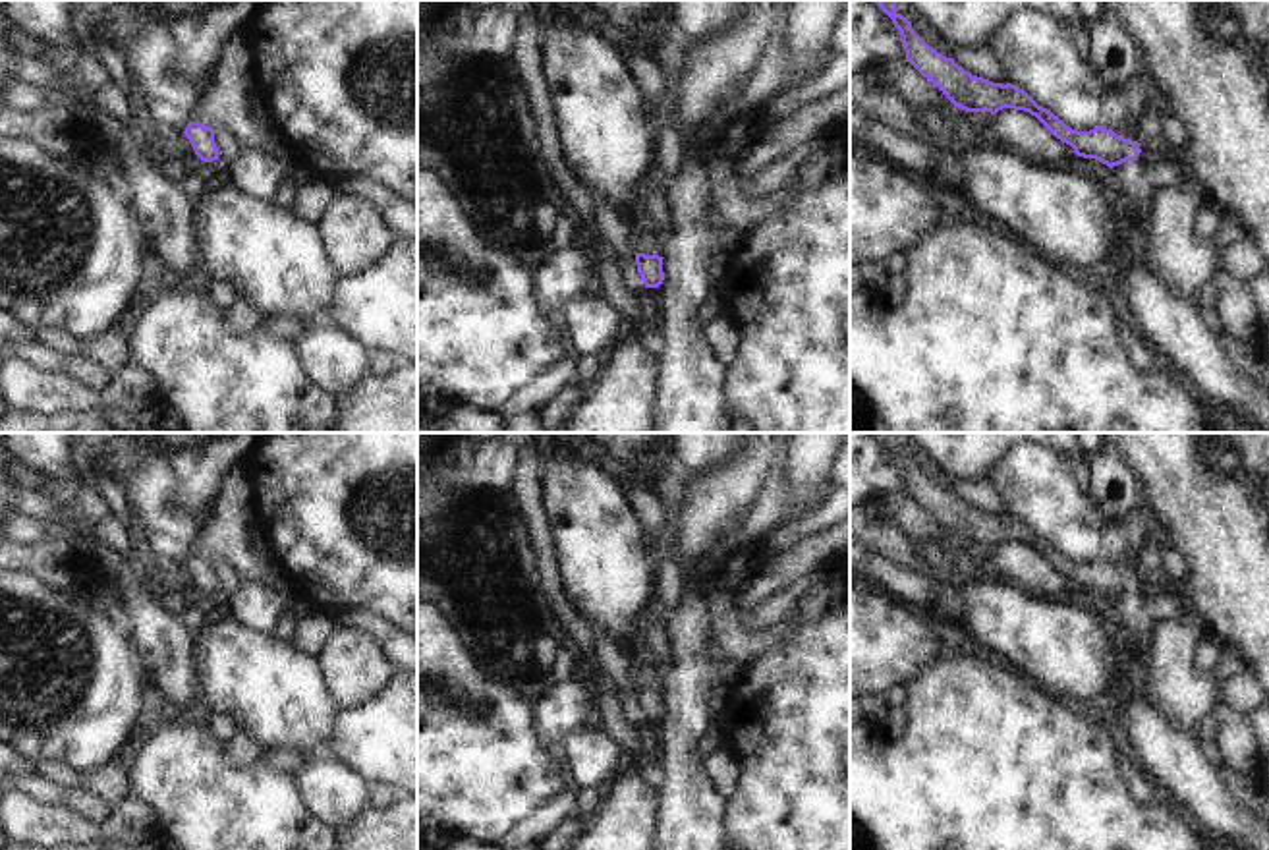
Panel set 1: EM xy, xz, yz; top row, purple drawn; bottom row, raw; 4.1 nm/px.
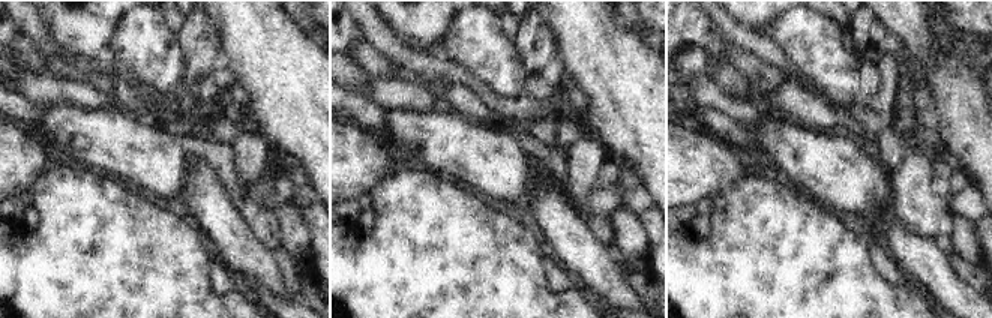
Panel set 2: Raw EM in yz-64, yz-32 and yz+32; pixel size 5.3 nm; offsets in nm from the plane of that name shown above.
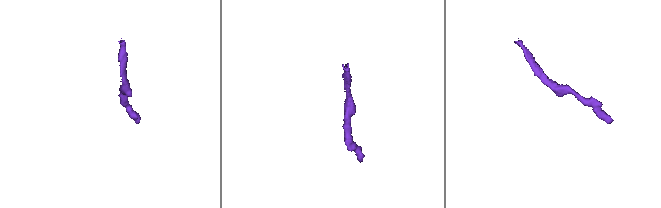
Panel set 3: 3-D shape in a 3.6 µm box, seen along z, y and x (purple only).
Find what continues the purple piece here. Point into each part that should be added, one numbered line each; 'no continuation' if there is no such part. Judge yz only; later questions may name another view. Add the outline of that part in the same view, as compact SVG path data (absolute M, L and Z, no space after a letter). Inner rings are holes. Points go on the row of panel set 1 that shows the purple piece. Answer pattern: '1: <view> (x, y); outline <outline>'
no continuation

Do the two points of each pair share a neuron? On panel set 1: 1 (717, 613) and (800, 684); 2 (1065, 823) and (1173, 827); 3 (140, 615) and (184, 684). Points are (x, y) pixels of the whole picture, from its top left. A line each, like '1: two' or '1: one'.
1: two
2: one
3: one

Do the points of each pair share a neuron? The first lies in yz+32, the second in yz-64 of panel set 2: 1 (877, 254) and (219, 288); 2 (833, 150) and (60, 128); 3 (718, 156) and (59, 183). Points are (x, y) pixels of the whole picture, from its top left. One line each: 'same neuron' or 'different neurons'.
1: same neuron
2: same neuron
3: different neurons

